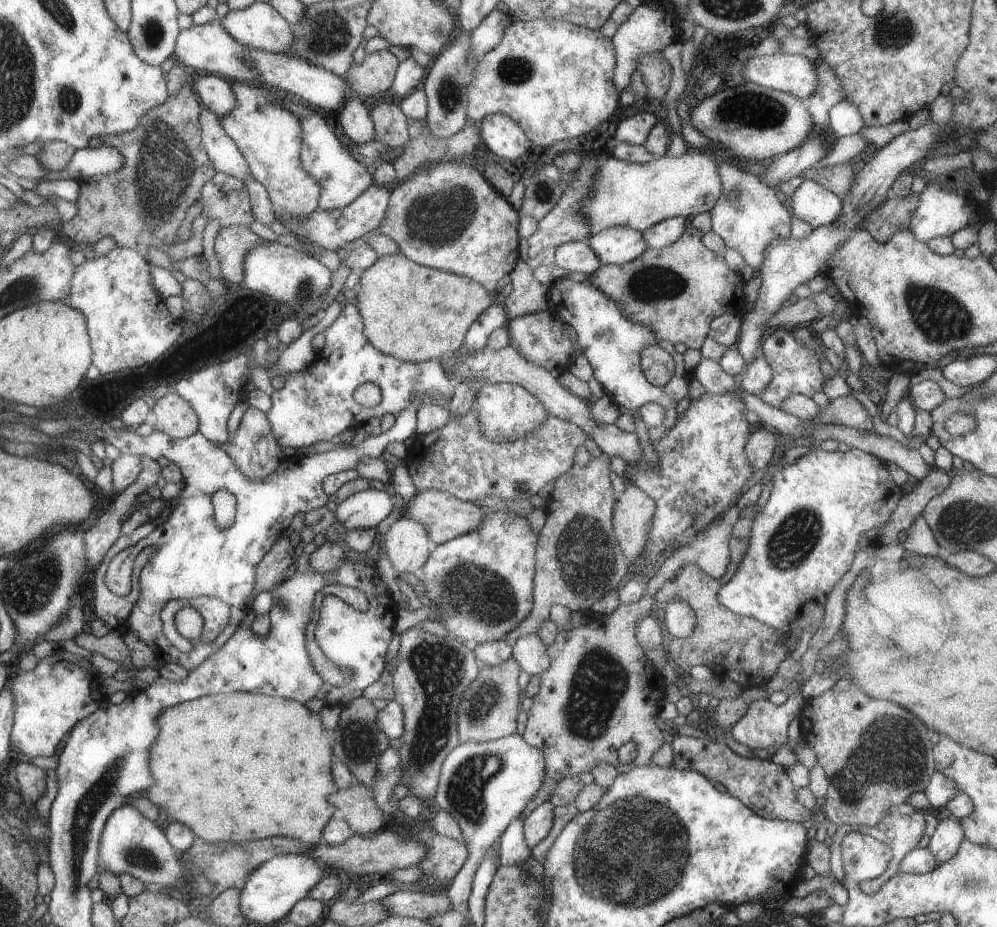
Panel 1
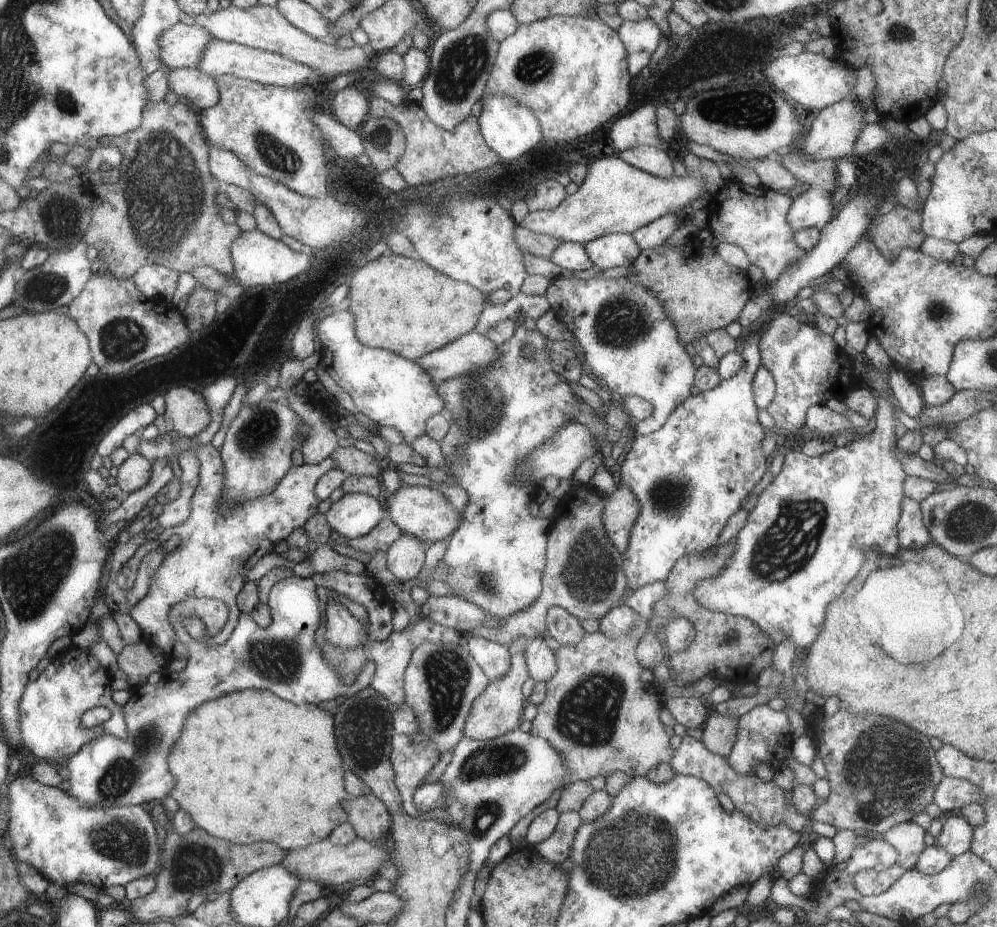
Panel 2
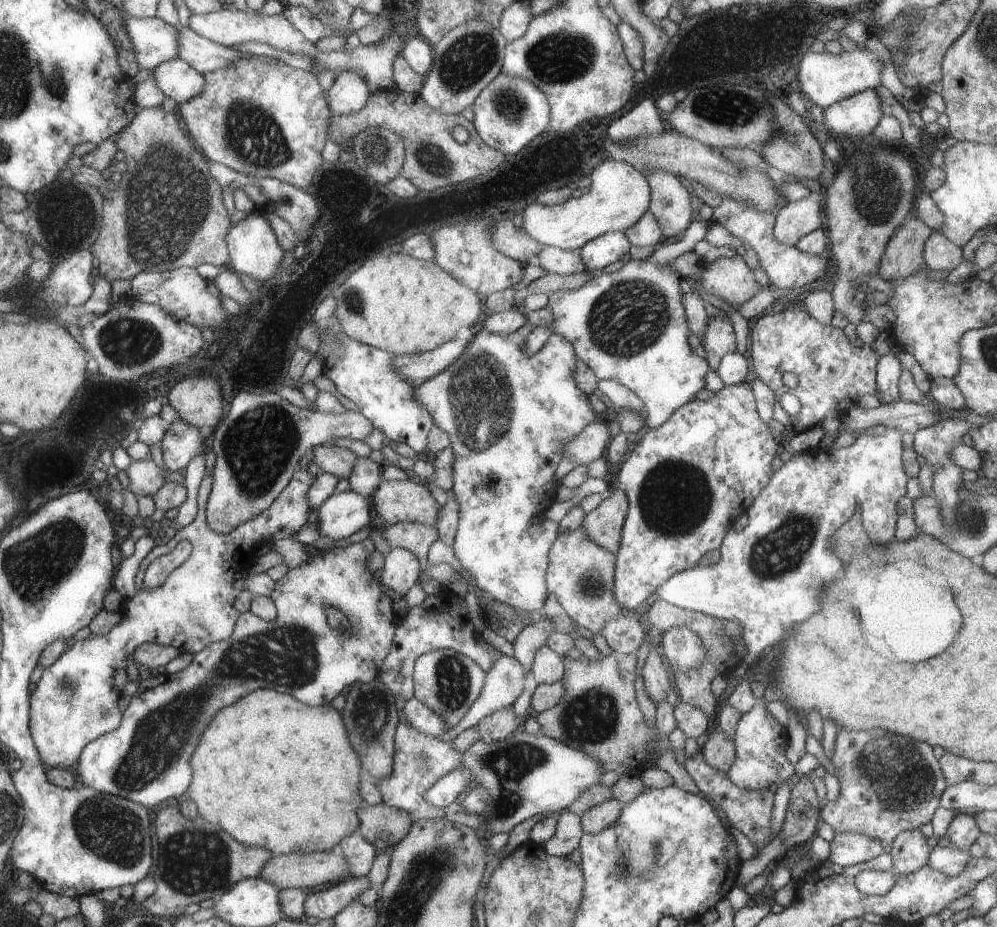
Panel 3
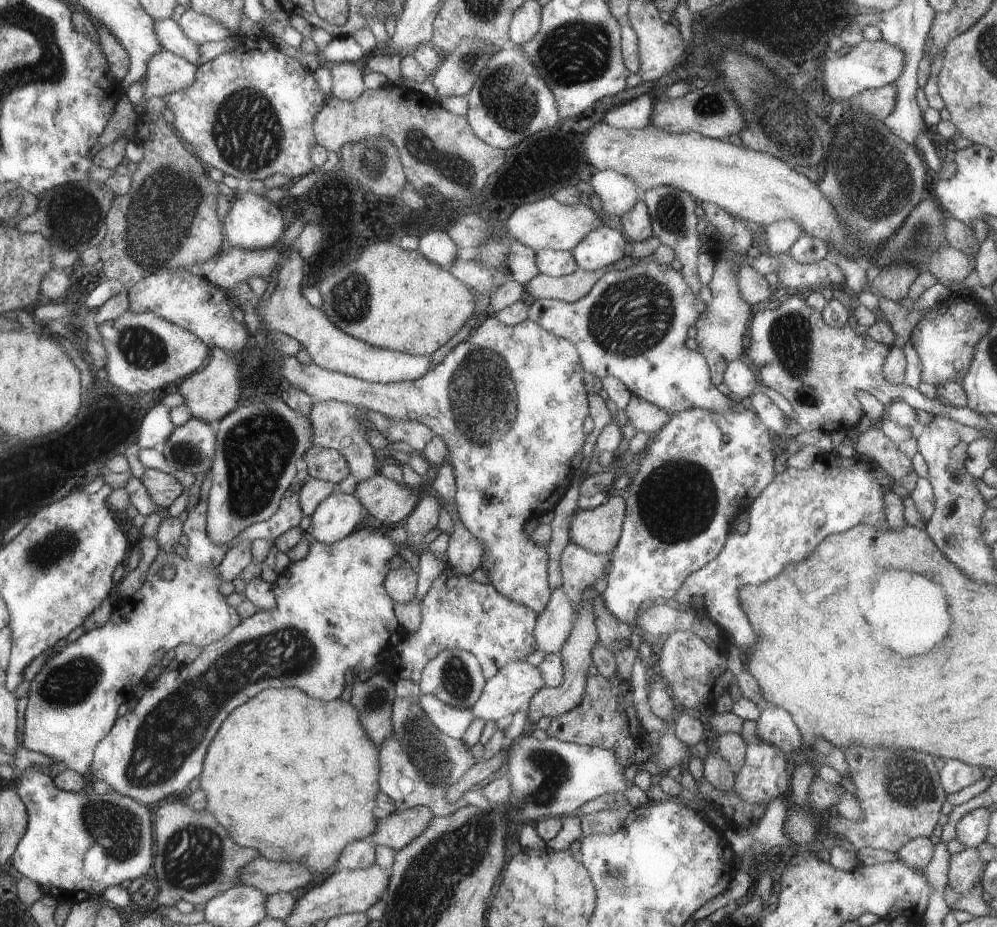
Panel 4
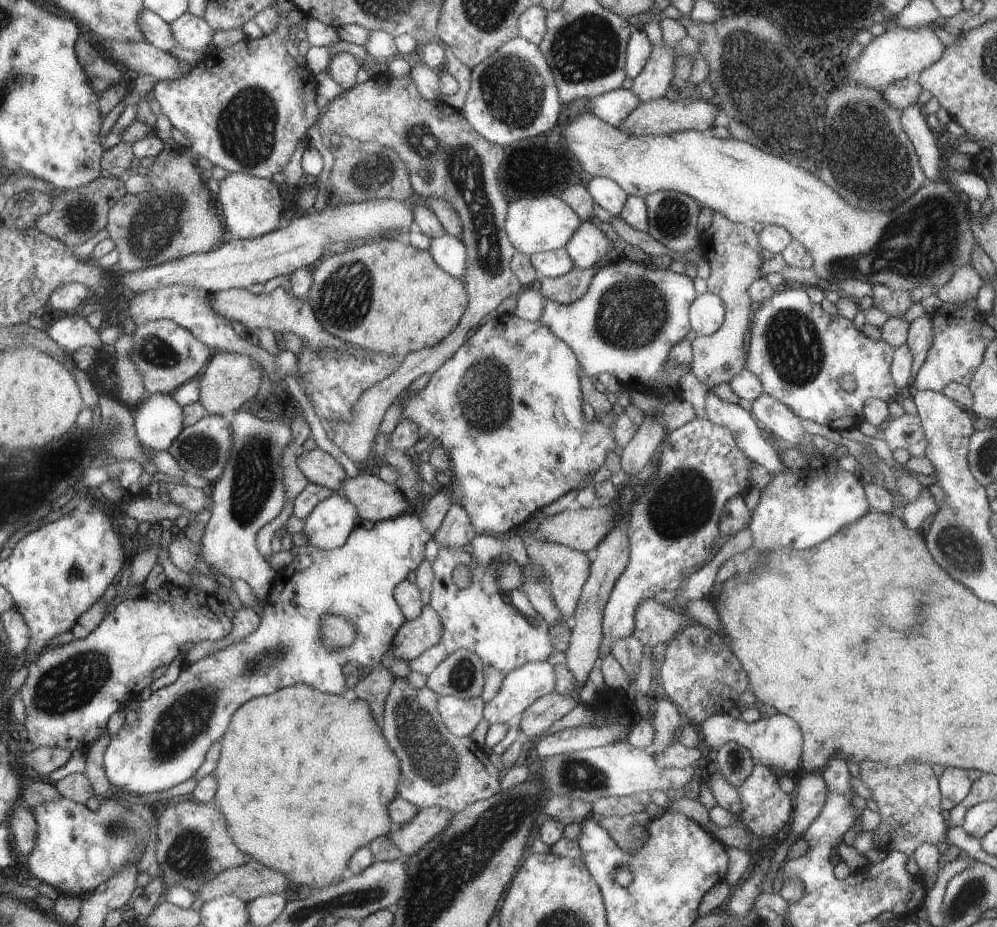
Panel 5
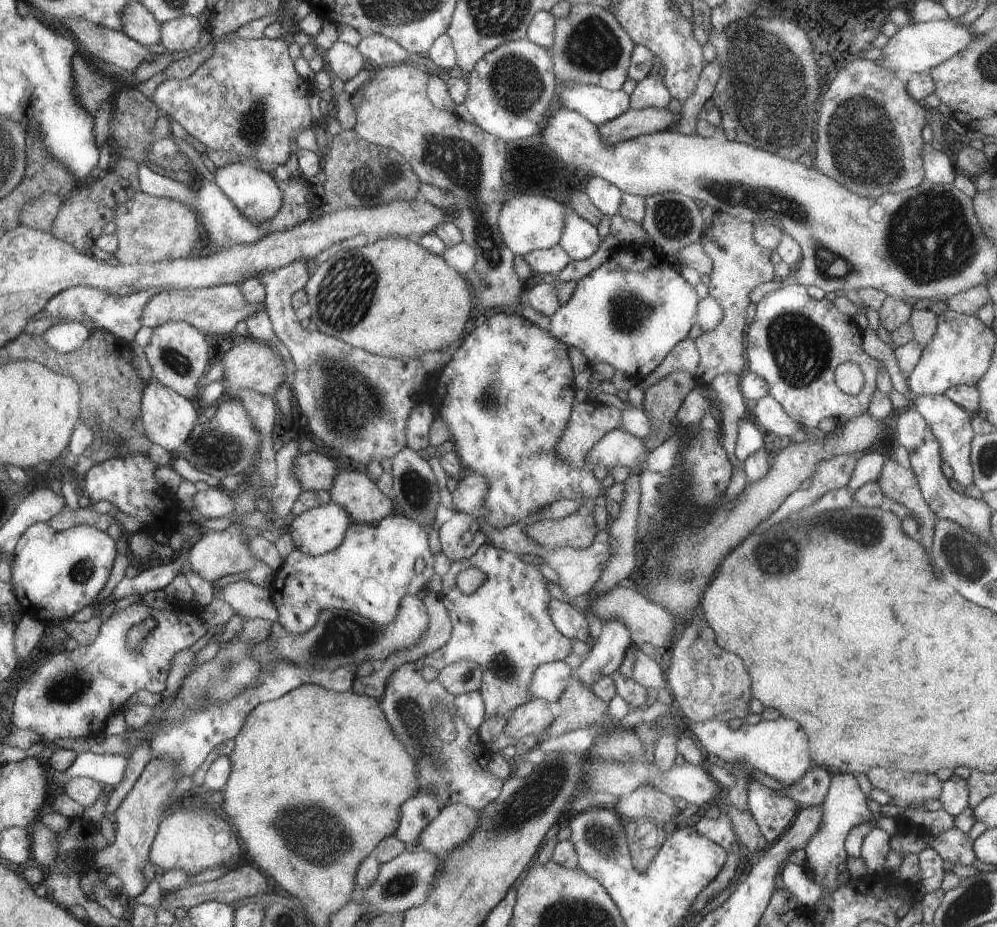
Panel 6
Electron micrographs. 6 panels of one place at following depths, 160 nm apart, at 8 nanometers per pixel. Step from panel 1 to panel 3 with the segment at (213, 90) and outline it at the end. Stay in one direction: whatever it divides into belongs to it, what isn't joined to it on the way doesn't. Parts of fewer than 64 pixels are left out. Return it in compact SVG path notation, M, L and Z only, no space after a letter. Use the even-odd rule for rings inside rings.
M178 57L160 63L150 74L161 93L173 98L178 105L192 100L205 87L204 75Z

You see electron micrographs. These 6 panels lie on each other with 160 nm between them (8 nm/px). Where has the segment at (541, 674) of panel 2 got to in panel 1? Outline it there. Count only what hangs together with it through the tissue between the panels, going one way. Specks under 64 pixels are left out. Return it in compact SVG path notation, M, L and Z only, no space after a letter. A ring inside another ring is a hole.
M537 634L520 637L513 646L513 657L529 675L540 676L550 668L547 646Z

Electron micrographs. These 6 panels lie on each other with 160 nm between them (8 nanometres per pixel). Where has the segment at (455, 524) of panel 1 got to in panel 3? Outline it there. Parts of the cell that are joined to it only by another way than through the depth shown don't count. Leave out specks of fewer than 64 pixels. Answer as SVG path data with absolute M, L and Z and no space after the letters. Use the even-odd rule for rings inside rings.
M409 478L383 480L372 493L372 502L378 516L391 525L415 522L433 526L440 510L430 490Z

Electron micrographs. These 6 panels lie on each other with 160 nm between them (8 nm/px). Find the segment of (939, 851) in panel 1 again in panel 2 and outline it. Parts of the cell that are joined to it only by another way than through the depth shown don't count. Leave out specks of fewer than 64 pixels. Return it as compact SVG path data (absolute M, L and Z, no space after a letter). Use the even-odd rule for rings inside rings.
M950 816L936 838L936 847L944 849L953 857L971 850L973 826L962 816Z

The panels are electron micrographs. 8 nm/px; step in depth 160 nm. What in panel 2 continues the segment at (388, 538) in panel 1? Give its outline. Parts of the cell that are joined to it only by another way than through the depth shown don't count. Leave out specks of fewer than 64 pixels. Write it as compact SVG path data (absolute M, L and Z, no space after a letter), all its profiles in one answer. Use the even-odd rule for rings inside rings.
M404 534L387 550L387 567L402 583L416 578L424 564L426 544L418 537Z

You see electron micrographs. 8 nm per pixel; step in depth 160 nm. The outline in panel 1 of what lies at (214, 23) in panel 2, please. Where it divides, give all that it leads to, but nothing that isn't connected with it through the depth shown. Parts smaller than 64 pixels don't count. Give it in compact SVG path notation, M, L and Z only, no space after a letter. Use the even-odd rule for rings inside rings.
M254 1L248 8L228 11L217 21L249 49L288 53L295 47L294 28L269 3Z

